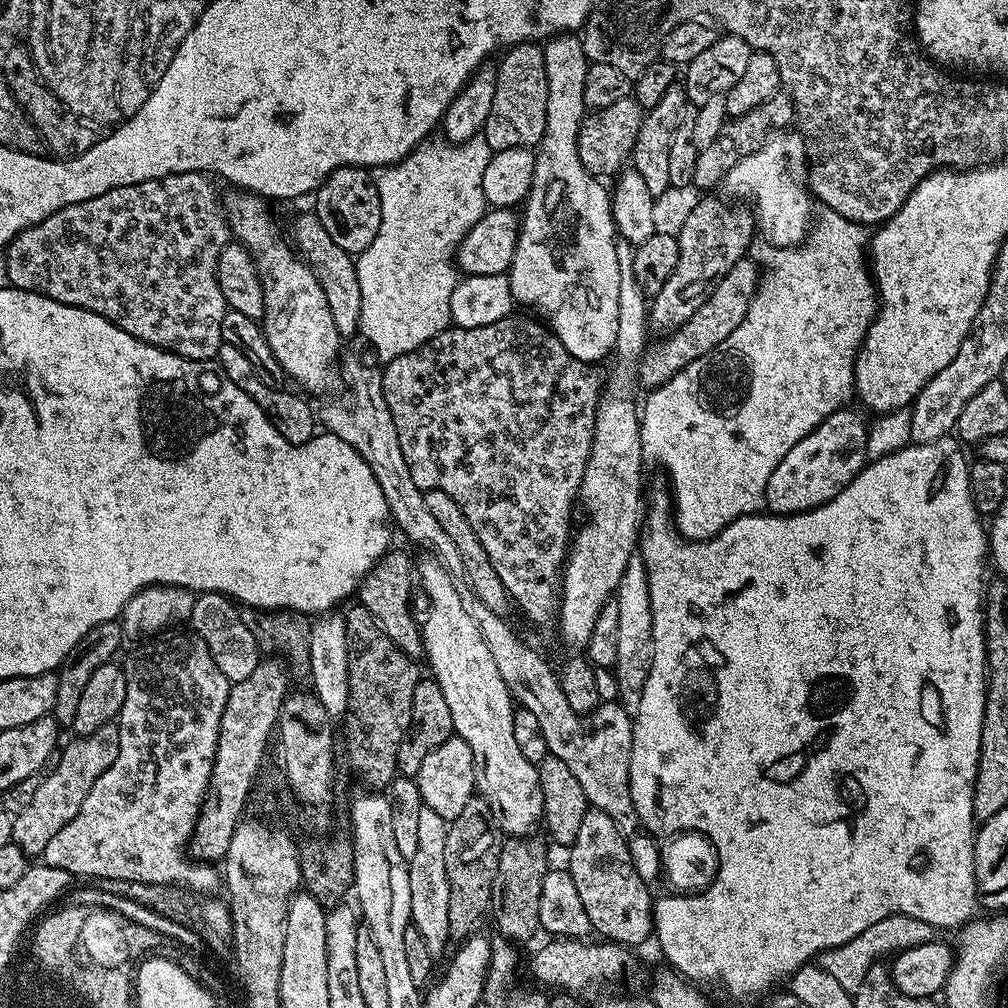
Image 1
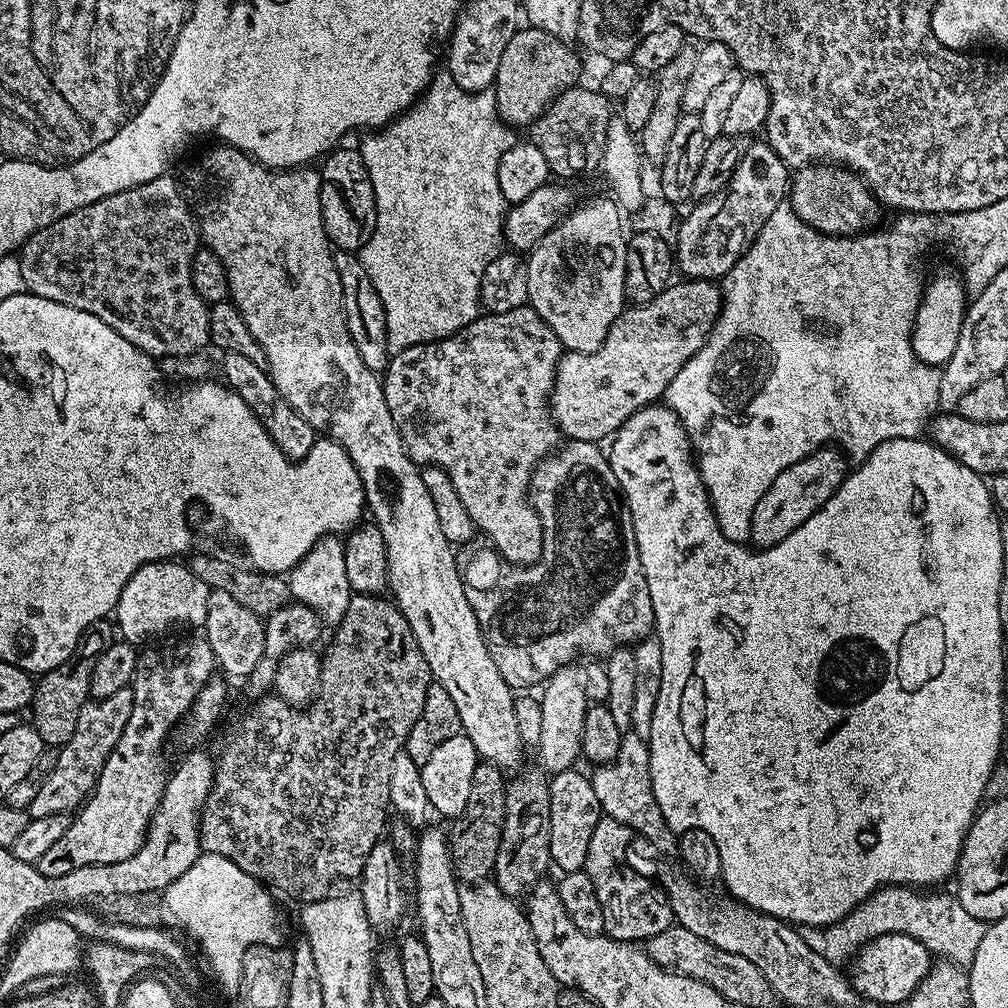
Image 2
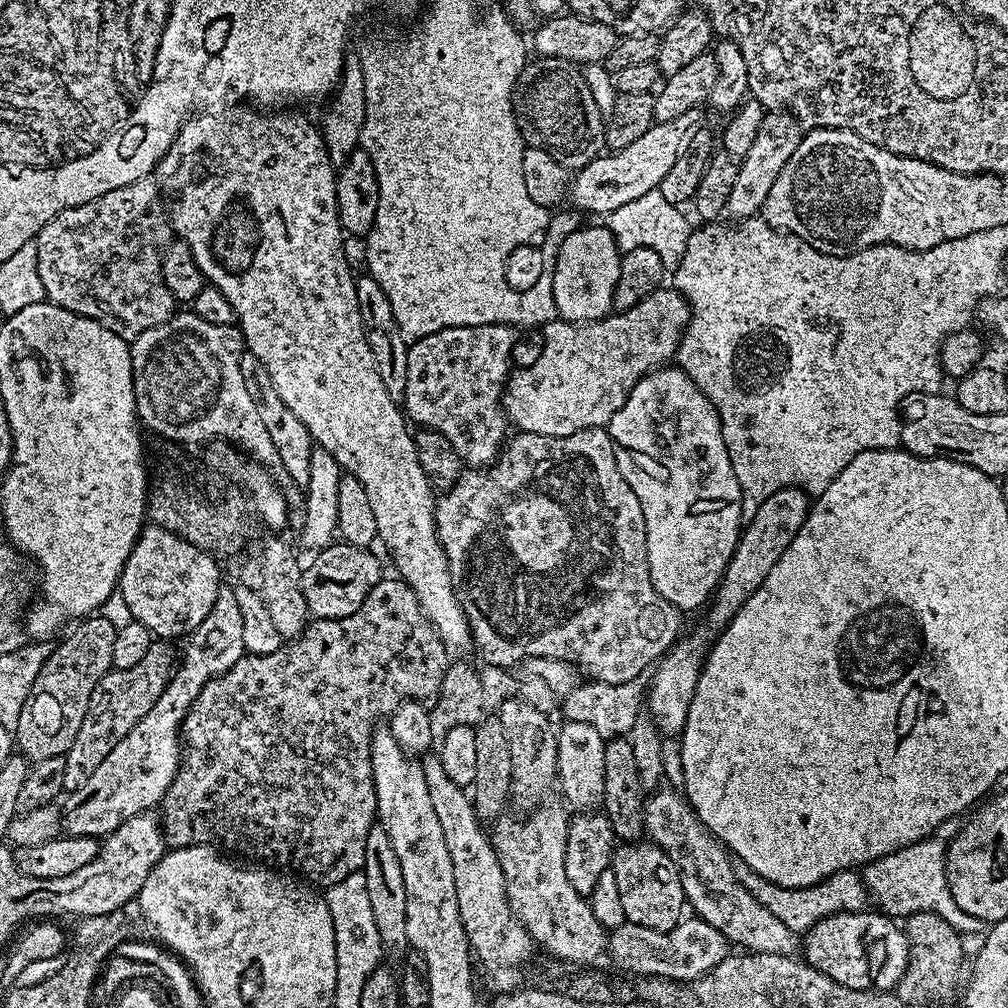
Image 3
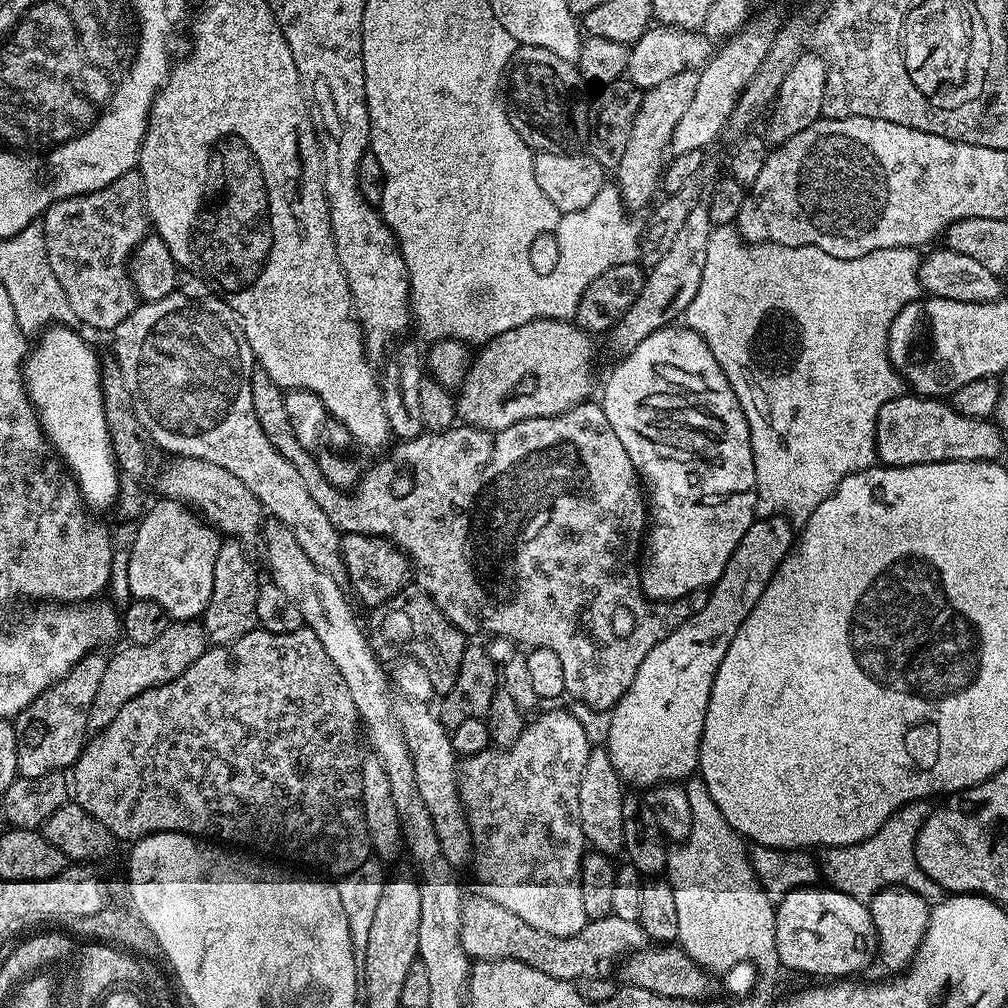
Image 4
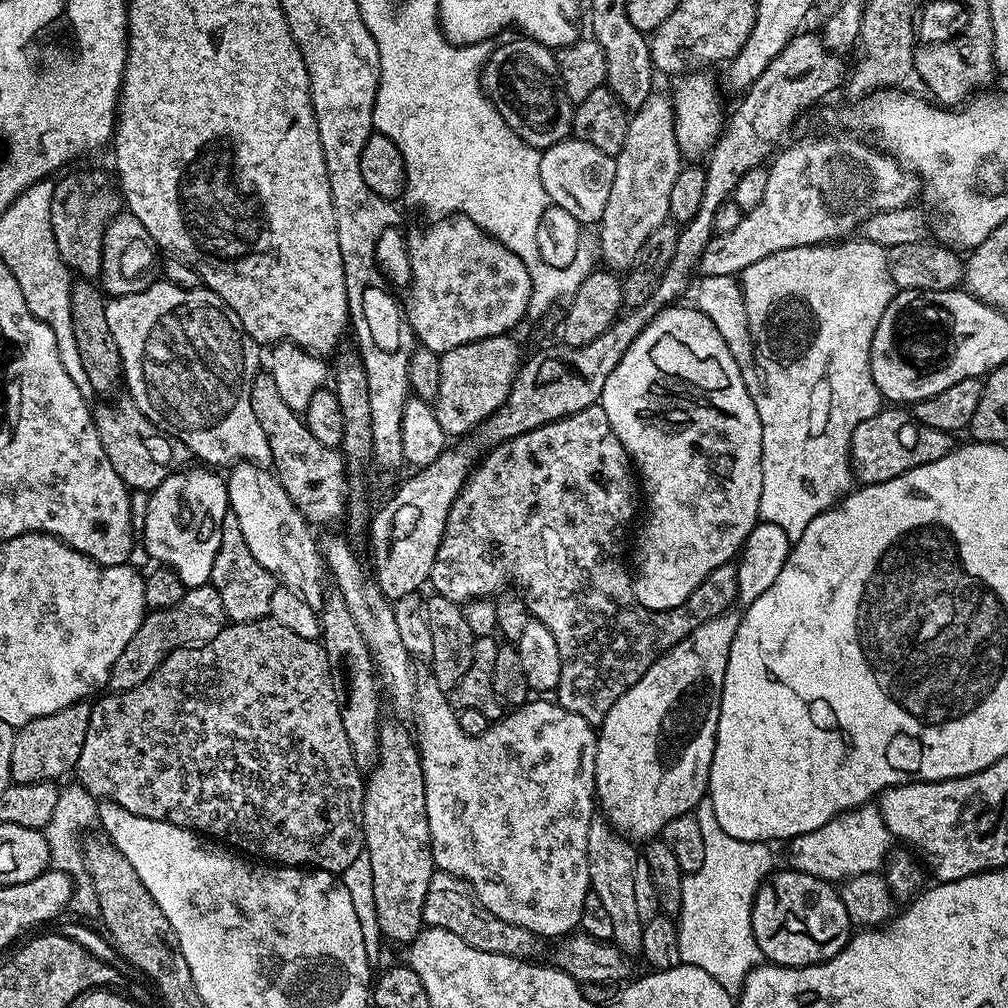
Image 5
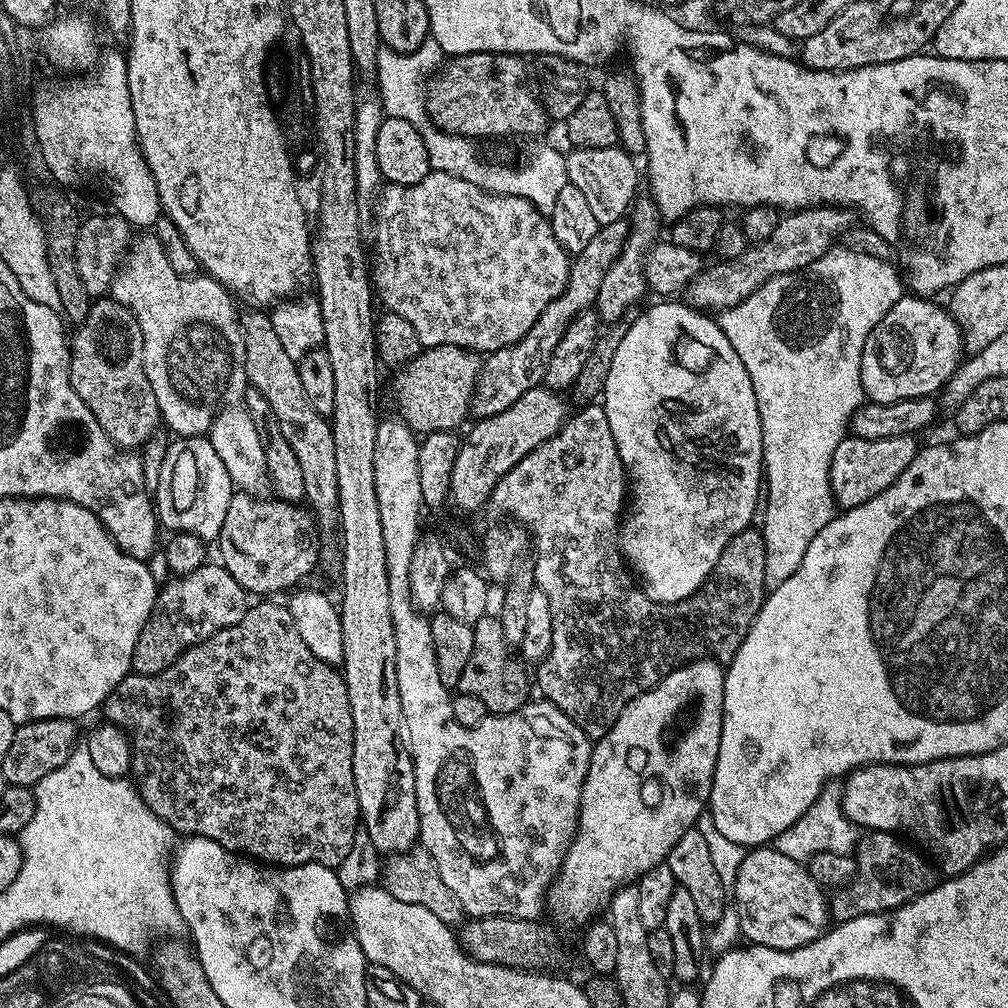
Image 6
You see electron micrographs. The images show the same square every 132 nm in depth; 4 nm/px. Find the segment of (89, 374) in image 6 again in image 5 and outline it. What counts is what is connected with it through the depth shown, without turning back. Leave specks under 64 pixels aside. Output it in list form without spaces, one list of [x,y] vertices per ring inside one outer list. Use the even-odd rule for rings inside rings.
[[[124,398],[120,408],[96,408],[94,412],[96,429],[102,442],[102,450],[114,466],[118,478],[128,485],[129,489],[136,489],[151,494],[158,485],[173,471],[172,447],[173,441],[155,424],[151,424],[133,404],[131,399]]]

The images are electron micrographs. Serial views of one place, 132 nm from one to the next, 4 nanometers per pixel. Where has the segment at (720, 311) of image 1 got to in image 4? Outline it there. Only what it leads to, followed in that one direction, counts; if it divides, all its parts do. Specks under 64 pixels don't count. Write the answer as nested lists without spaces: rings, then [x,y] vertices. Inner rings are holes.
[[[571,319],[531,320],[498,334],[479,349],[477,356],[475,353],[471,357],[468,372],[454,396],[457,417],[467,427],[497,432],[530,418],[557,416],[585,403],[592,392],[592,359],[596,356],[592,340],[593,337]]]

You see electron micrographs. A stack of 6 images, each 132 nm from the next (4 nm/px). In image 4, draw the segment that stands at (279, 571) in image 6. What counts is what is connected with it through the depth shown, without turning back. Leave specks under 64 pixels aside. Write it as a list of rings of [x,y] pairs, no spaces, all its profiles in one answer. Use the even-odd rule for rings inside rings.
[[[225,539],[218,550],[218,558],[214,558],[214,590],[210,590],[210,602],[204,607],[202,617],[204,632],[209,641],[213,645],[229,644],[257,627],[257,602],[258,579],[255,566],[248,561],[238,541]]]

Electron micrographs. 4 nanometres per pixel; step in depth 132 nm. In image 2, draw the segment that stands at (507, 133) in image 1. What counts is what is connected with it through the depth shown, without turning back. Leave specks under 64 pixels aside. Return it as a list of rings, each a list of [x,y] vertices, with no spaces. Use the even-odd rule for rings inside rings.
[[[531,26],[521,27],[514,34],[503,51],[494,83],[496,108],[505,124],[516,130],[520,130],[523,124],[524,127],[531,126],[565,86],[577,83],[576,71],[580,68],[580,60],[568,48],[571,47],[554,38],[554,34]]]

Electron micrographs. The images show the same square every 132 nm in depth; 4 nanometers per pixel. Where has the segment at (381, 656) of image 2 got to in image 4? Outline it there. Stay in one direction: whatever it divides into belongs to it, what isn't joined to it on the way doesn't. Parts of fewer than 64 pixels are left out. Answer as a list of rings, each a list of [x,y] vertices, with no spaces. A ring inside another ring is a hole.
[[[406,586],[398,594],[380,605],[380,617],[376,620],[376,632],[384,640],[404,644],[409,657],[422,665],[430,676],[430,686],[437,697],[443,698],[454,686],[458,676],[458,666],[462,664],[462,654],[466,647],[465,633],[459,632],[442,614],[433,600],[421,592],[419,587]],[[257,626],[234,642],[205,647],[203,654],[185,672],[178,674],[178,678],[159,684],[156,688],[148,688],[142,694],[130,698],[130,702],[118,710],[114,722],[110,722],[110,726],[95,733],[85,743],[70,769],[70,792],[74,803],[82,806],[90,818],[102,822],[102,826],[106,826],[106,830],[117,841],[135,842],[143,836],[153,836],[156,832],[182,832],[185,836],[207,838],[228,846],[241,844],[244,848],[253,848],[256,852],[265,852],[268,856],[293,860],[304,868],[313,868],[316,871],[313,873],[328,878],[341,878],[350,875],[370,858],[364,811],[360,805],[362,751],[355,744],[356,728],[358,732],[358,717],[346,699],[344,679],[330,662],[314,630],[305,626],[290,634],[274,634]]]

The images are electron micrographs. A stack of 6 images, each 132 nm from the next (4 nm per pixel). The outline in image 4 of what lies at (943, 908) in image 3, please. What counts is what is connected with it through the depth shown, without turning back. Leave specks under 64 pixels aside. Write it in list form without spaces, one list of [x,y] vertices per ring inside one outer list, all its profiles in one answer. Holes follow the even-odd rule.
[[[924,802],[906,804],[870,838],[850,846],[823,849],[818,860],[821,877],[837,892],[853,896],[856,900],[867,901],[884,888],[909,888],[923,900],[939,901],[942,890],[938,882],[925,874],[916,857],[916,839],[929,811],[929,805]]]

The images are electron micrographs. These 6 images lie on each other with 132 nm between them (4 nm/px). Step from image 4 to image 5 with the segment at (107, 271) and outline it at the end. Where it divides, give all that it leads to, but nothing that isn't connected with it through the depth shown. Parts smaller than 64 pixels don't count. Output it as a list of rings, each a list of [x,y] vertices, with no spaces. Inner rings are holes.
[[[71,172],[54,183],[50,226],[54,226],[54,242],[58,242],[58,254],[64,265],[77,277],[96,278],[100,274],[102,238],[106,226],[122,210],[122,193],[117,181],[104,172]]]

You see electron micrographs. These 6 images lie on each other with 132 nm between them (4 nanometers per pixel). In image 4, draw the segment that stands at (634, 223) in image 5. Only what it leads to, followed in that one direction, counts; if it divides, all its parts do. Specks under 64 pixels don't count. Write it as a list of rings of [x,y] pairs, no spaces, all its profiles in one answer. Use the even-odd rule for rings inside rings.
[[[687,68],[682,70],[682,74],[665,78],[660,85],[644,92],[642,106],[638,106],[638,118],[634,118],[634,126],[630,130],[630,142],[626,142],[626,154],[622,154],[622,162],[614,172],[614,180],[619,187],[625,209],[647,209],[653,203],[657,195],[656,188],[658,192],[662,184],[666,153],[672,143],[674,126],[678,126],[682,114],[686,114],[686,109],[690,107],[694,93],[698,91],[699,77],[697,69]]]

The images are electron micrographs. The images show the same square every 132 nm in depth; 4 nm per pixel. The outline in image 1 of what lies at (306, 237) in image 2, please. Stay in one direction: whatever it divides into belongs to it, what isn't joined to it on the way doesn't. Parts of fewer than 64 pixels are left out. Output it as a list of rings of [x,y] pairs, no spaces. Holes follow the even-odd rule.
[[[232,190],[229,196],[223,197],[222,203],[235,243],[244,245],[252,253],[260,271],[260,284],[264,287],[262,327],[274,358],[282,366],[285,377],[301,384],[305,393],[331,393],[331,388],[338,384],[336,359],[340,356],[342,338],[334,326],[318,278],[314,278],[310,266],[298,258],[285,233],[283,236],[279,226],[272,221],[269,201],[265,197]],[[434,558],[419,561],[418,584],[424,587],[428,595],[428,617],[422,620],[424,637],[424,656],[432,667],[431,679],[442,686],[442,694],[450,706],[450,718],[454,718],[453,733],[462,737],[466,746],[474,754],[474,770],[476,771],[476,792],[483,796],[490,806],[490,814],[494,814],[497,829],[508,838],[524,838],[535,824],[544,819],[544,803],[540,789],[540,773],[537,765],[528,764],[518,750],[514,739],[514,701],[508,692],[506,682],[502,682],[502,674],[498,674],[498,666],[494,666],[494,658],[490,655],[490,646],[486,646],[486,638],[482,638],[482,630],[474,626],[474,618],[462,610],[462,600],[454,590],[452,579],[440,563]]]

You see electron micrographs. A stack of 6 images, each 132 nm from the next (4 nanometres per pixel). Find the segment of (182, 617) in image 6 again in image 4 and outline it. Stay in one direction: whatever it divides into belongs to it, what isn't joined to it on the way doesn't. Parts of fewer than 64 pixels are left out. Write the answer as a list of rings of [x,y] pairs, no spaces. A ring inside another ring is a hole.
[[[199,619],[181,620],[169,623],[168,628],[162,630],[162,634],[158,634],[158,638],[154,638],[154,642],[128,644],[124,646],[121,652],[111,653],[108,656],[106,674],[102,674],[102,683],[98,685],[98,694],[94,694],[94,706],[90,706],[89,729],[93,733],[101,732],[106,726],[110,726],[110,722],[114,722],[118,710],[122,710],[122,706],[126,706],[126,702],[130,702],[130,698],[142,694],[148,688],[156,688],[159,684],[165,684],[174,678],[178,678],[178,674],[185,672],[203,654],[208,641],[208,635],[205,634],[203,623]]]

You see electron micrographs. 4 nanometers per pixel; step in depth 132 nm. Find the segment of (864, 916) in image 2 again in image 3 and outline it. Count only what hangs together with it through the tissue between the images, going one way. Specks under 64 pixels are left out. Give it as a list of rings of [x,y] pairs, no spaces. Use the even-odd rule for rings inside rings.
[[[738,859],[732,860],[732,872],[738,883],[748,890],[758,902],[762,902],[762,906],[766,906],[766,910],[770,910],[770,914],[774,914],[774,918],[778,918],[778,922],[782,922],[789,930],[797,934],[807,932],[822,918],[832,916],[836,912],[862,912],[870,904],[870,897],[864,888],[861,873],[856,870],[835,872],[820,884],[809,888],[778,886],[758,874],[754,874],[754,870],[750,870],[750,866],[746,866],[746,862]]]

